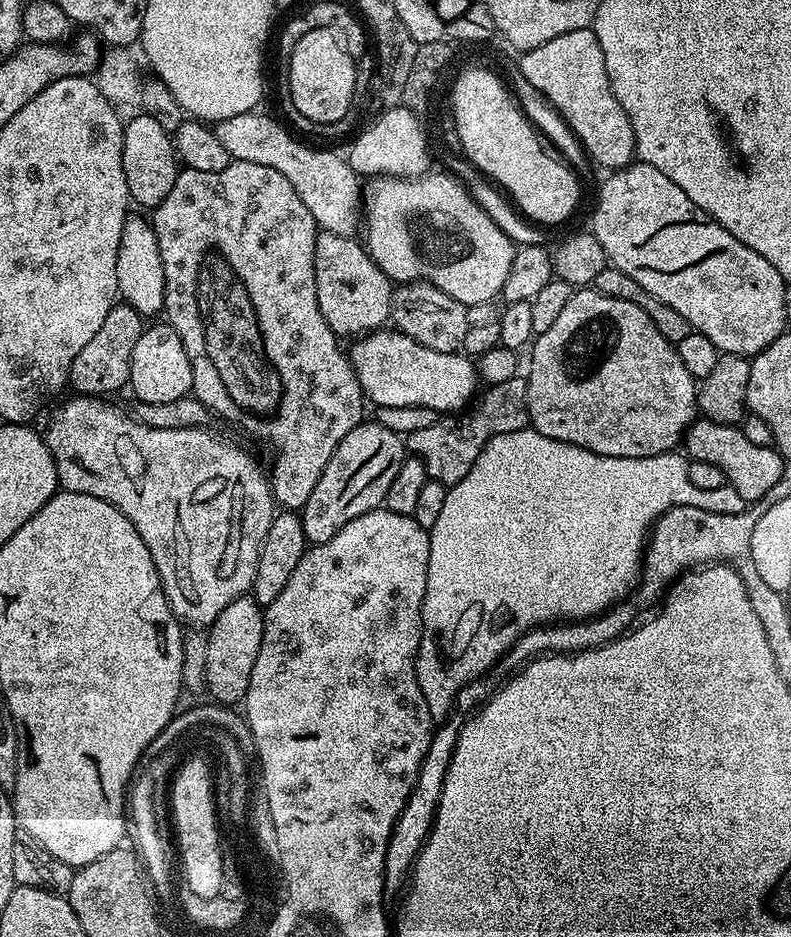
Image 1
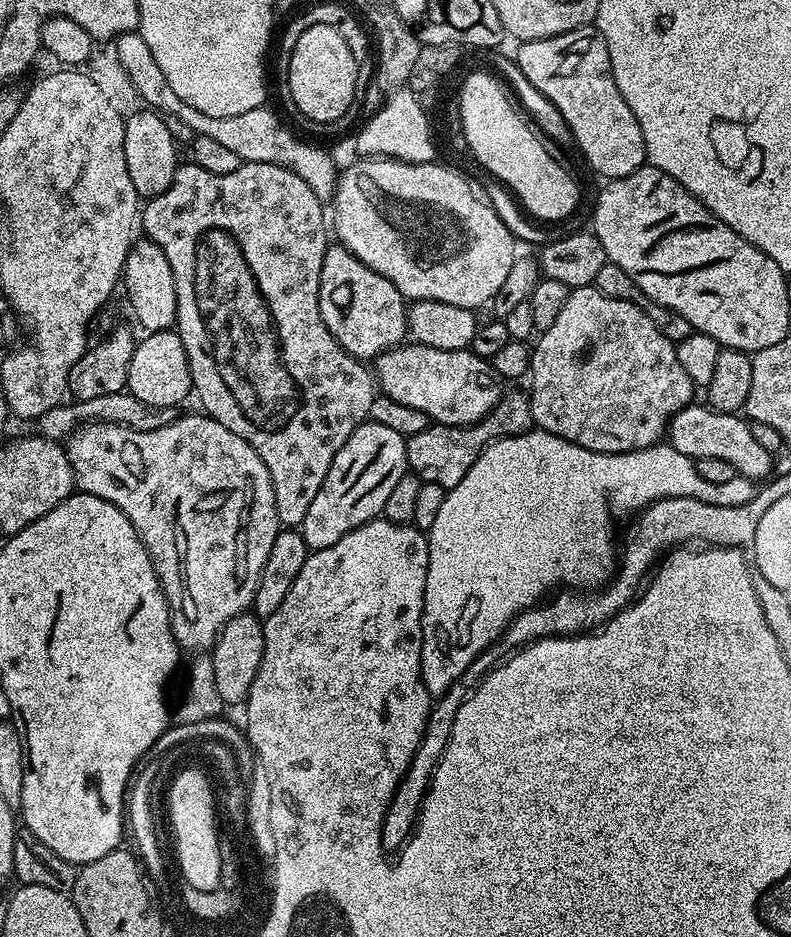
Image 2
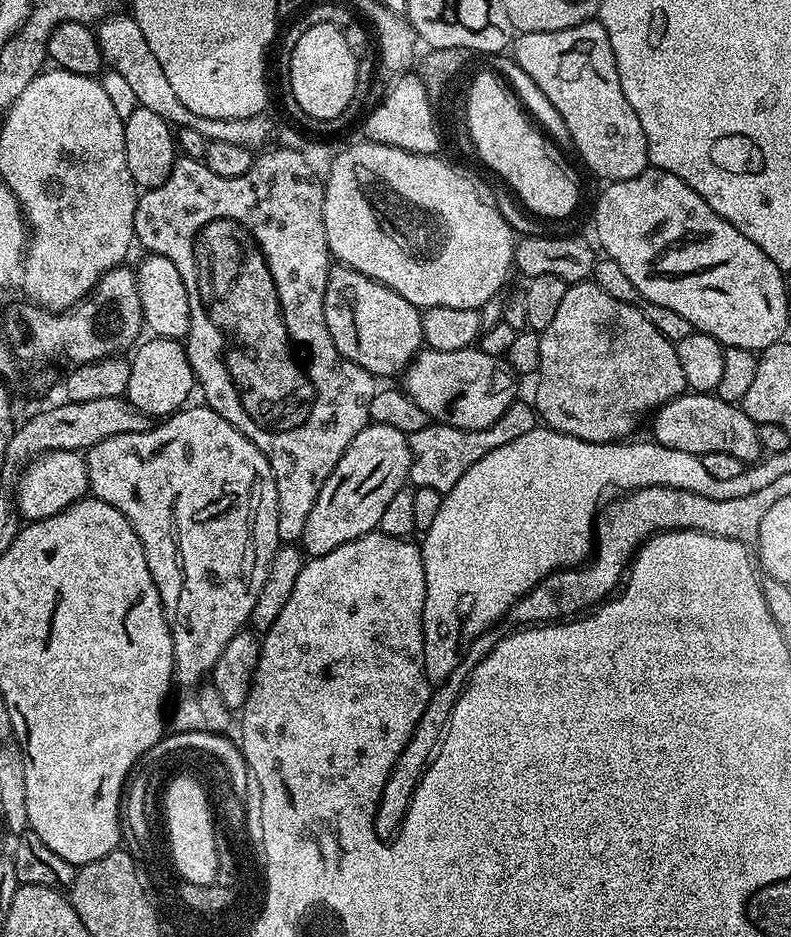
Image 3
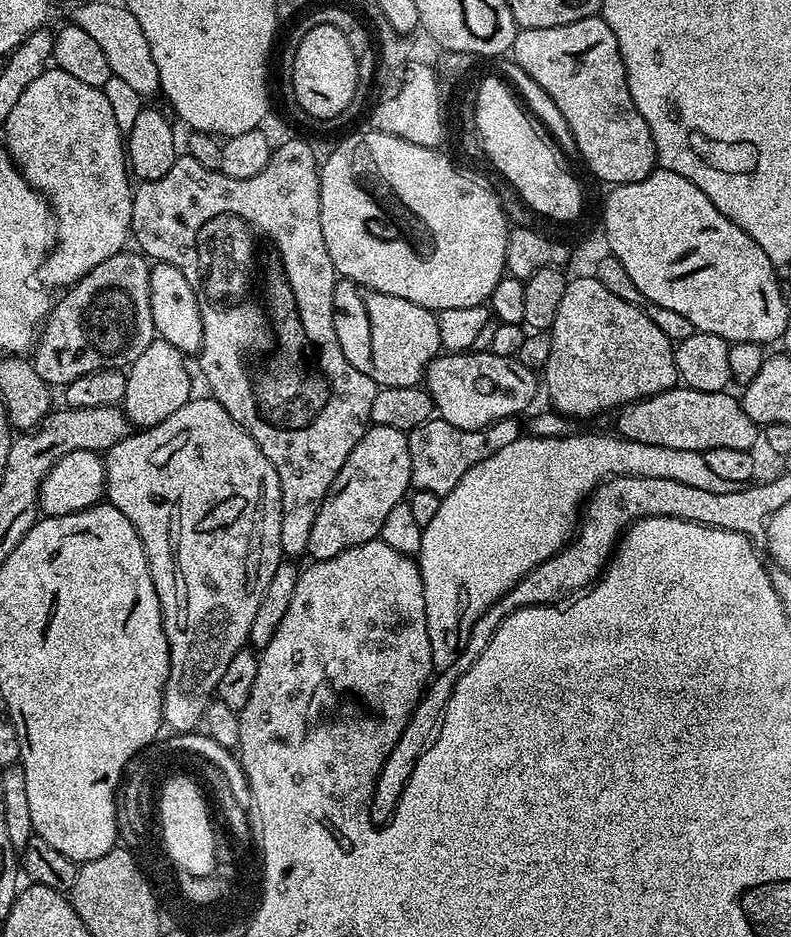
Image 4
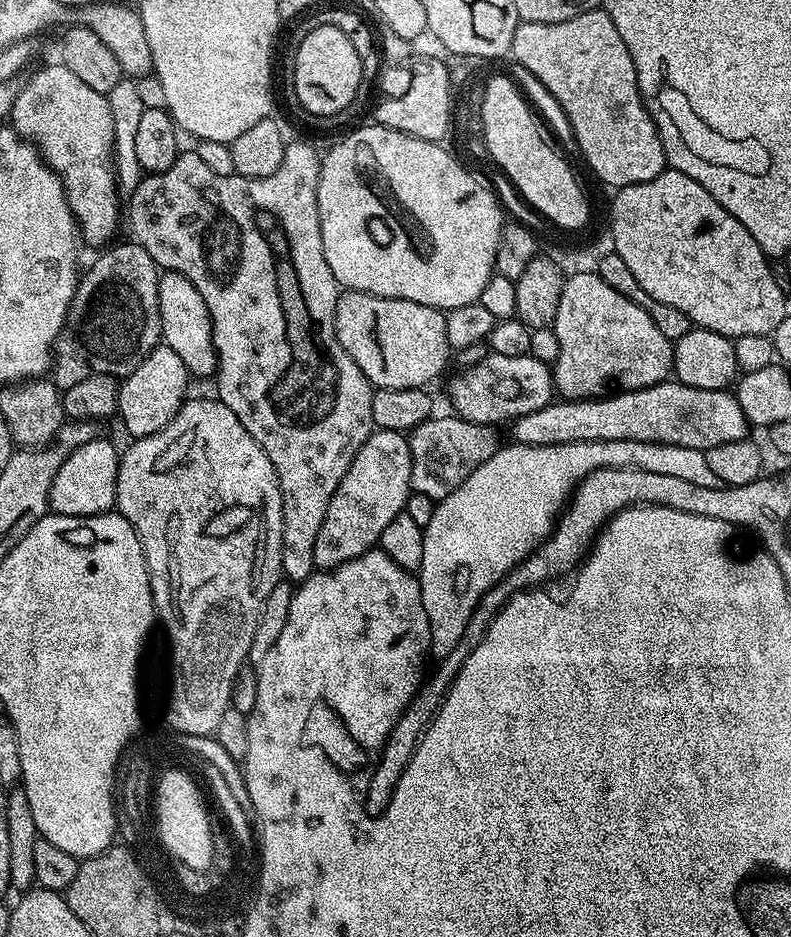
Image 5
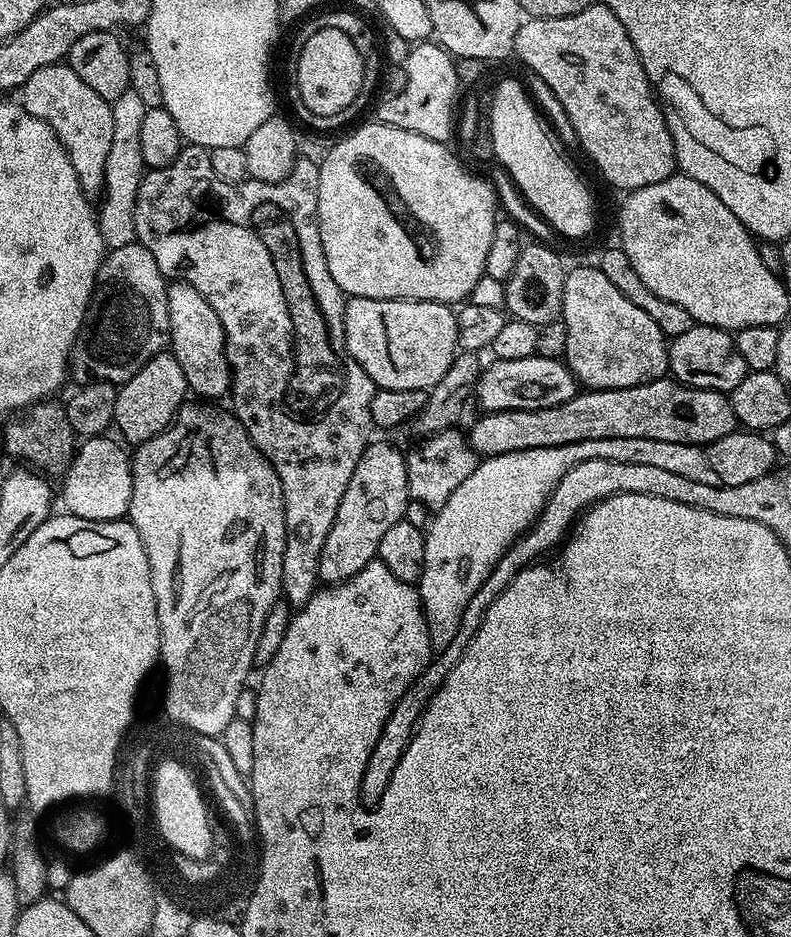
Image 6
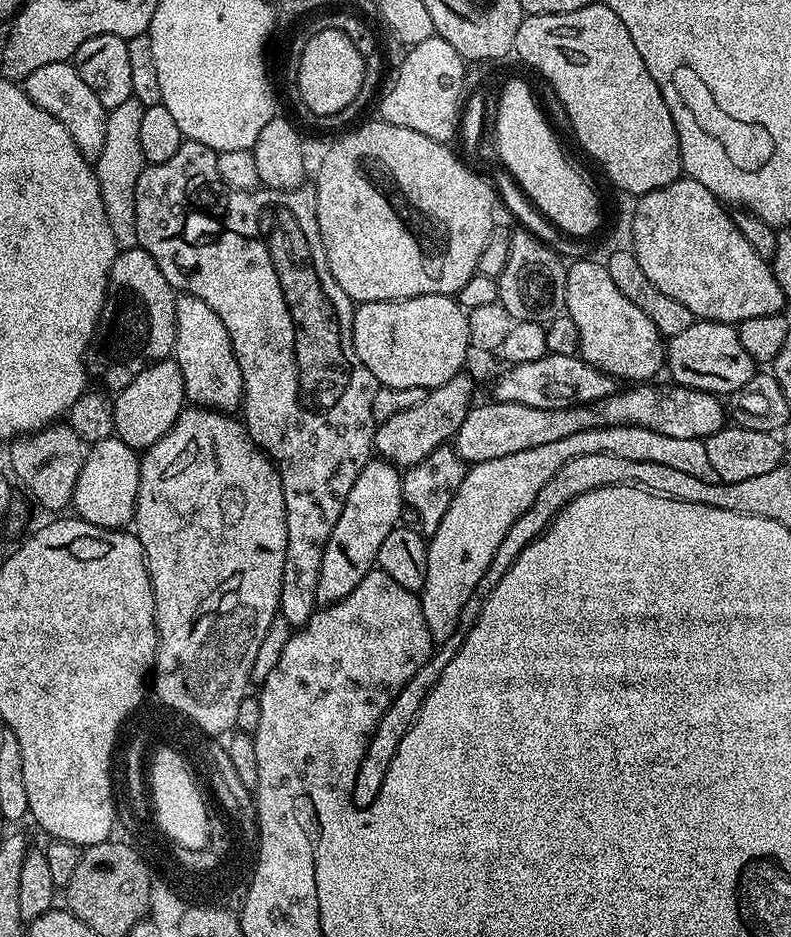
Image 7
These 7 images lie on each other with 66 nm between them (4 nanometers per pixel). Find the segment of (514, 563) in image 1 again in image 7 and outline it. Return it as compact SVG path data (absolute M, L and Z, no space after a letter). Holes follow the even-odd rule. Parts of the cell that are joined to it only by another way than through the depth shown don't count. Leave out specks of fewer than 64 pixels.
M629 424L582 430L582 434L570 434L570 438L549 442L547 446L518 450L518 454L506 454L506 458L471 465L450 502L450 510L446 510L446 518L442 518L438 530L431 533L427 541L426 582L418 595L433 641L443 642L454 634L462 606L466 606L470 594L474 594L474 586L482 582L482 574L486 574L486 566L490 566L494 554L498 554L506 530L530 510L530 502L538 498L542 486L546 486L570 458L578 458L578 454L614 454L618 458L630 458L630 462L659 462L694 478L702 478L702 482L717 482L714 466L710 466L710 458L706 458L703 440L670 438L667 434L658 434L658 430Z

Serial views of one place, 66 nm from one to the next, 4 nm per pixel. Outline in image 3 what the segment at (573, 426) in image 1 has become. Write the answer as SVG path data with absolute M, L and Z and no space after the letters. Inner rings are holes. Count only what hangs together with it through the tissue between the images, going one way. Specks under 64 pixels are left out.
M591 282L569 284L565 296L562 297L561 304L558 305L556 316L550 321L550 326L546 326L546 330L540 333L540 345L542 346L540 366L538 369L540 381L536 384L536 400L534 399L534 407L539 419L547 427L554 429L556 432L570 434L574 438L582 438L586 442L614 444L627 441L633 435L631 432L639 426L640 419L644 415L647 417L676 396L685 395L688 388L686 374L682 374L682 366L678 363L675 343L667 340L658 330L658 326L654 326L654 322L650 322L650 318L646 318L646 314L642 314L642 310L638 310L626 302L618 302L618 298L610 298L610 294L606 294L606 290L602 290L597 284Z

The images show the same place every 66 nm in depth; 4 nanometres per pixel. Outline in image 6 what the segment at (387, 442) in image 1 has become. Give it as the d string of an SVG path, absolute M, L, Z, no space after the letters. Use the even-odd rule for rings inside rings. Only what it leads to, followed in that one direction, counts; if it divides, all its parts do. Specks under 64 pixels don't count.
M379 438L373 439L368 448L358 458L358 466L354 466L354 475L346 486L346 494L342 494L342 502L338 502L338 514L334 514L334 526L330 526L330 534L326 534L326 542L322 545L322 558L318 558L318 574L325 585L341 584L358 570L362 570L377 559L376 551L378 542L394 522L404 519L404 511L408 505L408 483L406 482L406 456L403 451L399 452L392 444L387 444Z

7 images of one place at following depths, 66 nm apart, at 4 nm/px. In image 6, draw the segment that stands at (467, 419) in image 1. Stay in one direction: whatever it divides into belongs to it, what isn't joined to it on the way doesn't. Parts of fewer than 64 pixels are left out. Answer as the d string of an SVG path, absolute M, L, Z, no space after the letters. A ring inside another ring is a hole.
M459 427L435 432L433 436L421 439L417 448L406 452L406 482L409 500L422 502L429 510L446 506L446 498L474 474L478 454L472 449L467 435Z

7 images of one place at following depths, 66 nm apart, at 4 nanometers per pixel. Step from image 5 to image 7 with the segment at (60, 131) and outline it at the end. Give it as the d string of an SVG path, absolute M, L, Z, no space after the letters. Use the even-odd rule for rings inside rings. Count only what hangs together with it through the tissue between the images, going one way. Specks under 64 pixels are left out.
M67 60L50 62L50 66L42 66L34 70L34 74L27 76L22 87L32 101L46 110L46 114L54 114L63 122L81 154L89 158L99 155L105 141L109 109L104 108L94 95L94 90L90 90L90 86L82 82L75 63Z

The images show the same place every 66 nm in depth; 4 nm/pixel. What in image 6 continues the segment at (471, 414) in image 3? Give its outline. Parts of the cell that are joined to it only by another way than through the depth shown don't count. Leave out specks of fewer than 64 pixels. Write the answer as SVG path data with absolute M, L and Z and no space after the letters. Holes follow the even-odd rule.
M539 354L530 358L514 358L513 360L491 361L492 365L485 367L480 373L480 381L476 383L474 393L475 403L481 404L484 412L501 412L502 410L526 410L527 408L549 408L562 402L570 402L578 391L578 381L563 359L555 360Z

